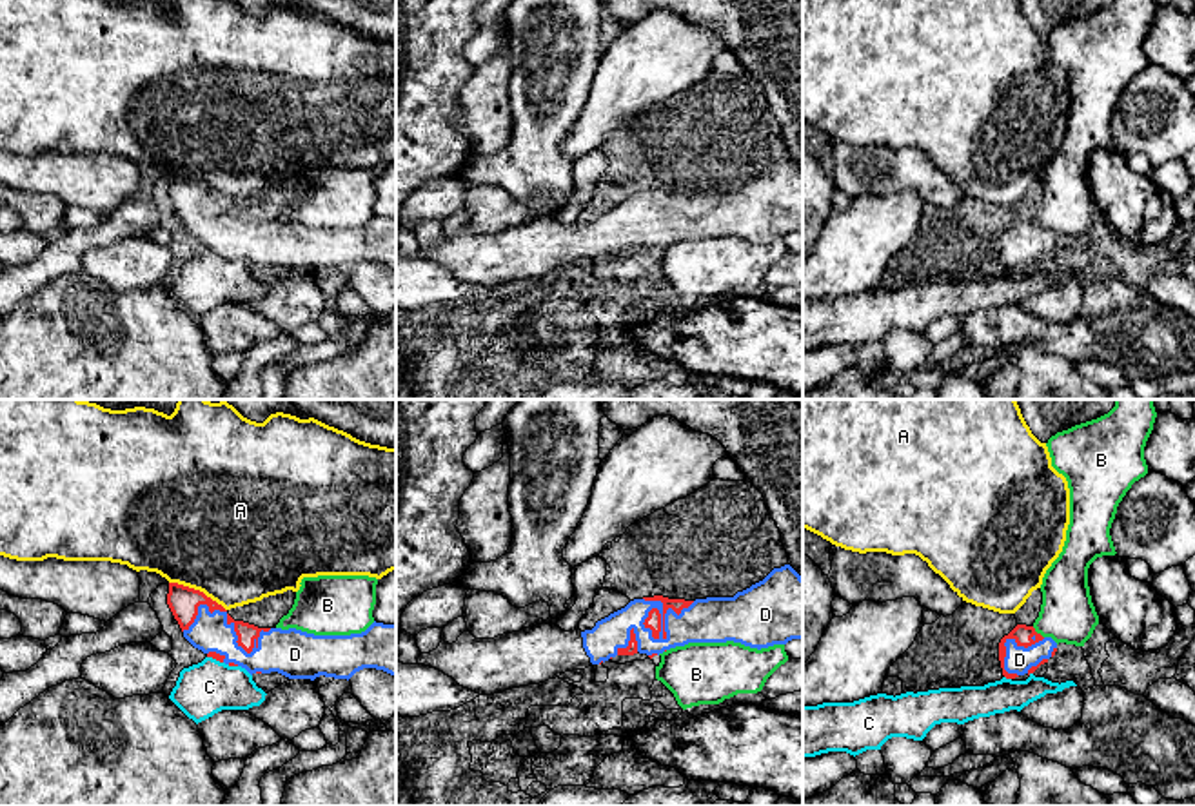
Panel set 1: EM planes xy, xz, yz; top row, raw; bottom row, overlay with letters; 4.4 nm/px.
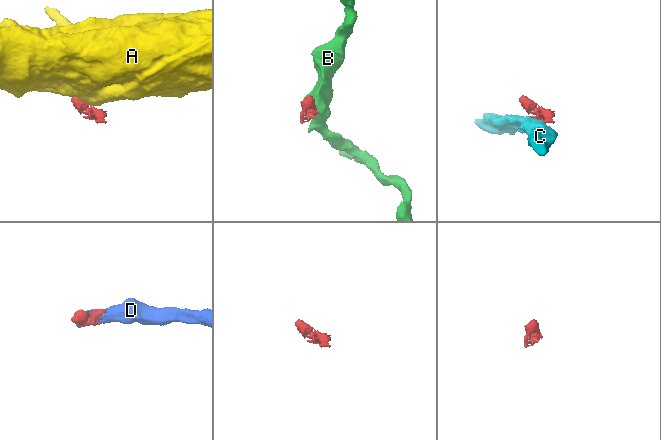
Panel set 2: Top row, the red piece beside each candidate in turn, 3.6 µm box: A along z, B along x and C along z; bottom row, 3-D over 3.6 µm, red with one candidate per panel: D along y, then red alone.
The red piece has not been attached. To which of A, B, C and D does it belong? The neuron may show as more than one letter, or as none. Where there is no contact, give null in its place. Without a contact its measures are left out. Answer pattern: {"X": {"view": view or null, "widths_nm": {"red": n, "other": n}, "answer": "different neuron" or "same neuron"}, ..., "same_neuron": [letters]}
{"A": {"view": "xy", "widths_nm": {"red": 140, "other": 500}, "answer": "different neuron"}, "B": {"view": "yz", "widths_nm": {"red": 90, "other": 240}, "answer": "different neuron"}, "C": {"view": "yz", "widths_nm": {"red": 90, "other": 160}, "answer": "different neuron"}, "D": {"view": "xz", "widths_nm": {"red": 60, "other": 200}, "answer": "same neuron"}, "same_neuron": ["D"]}

